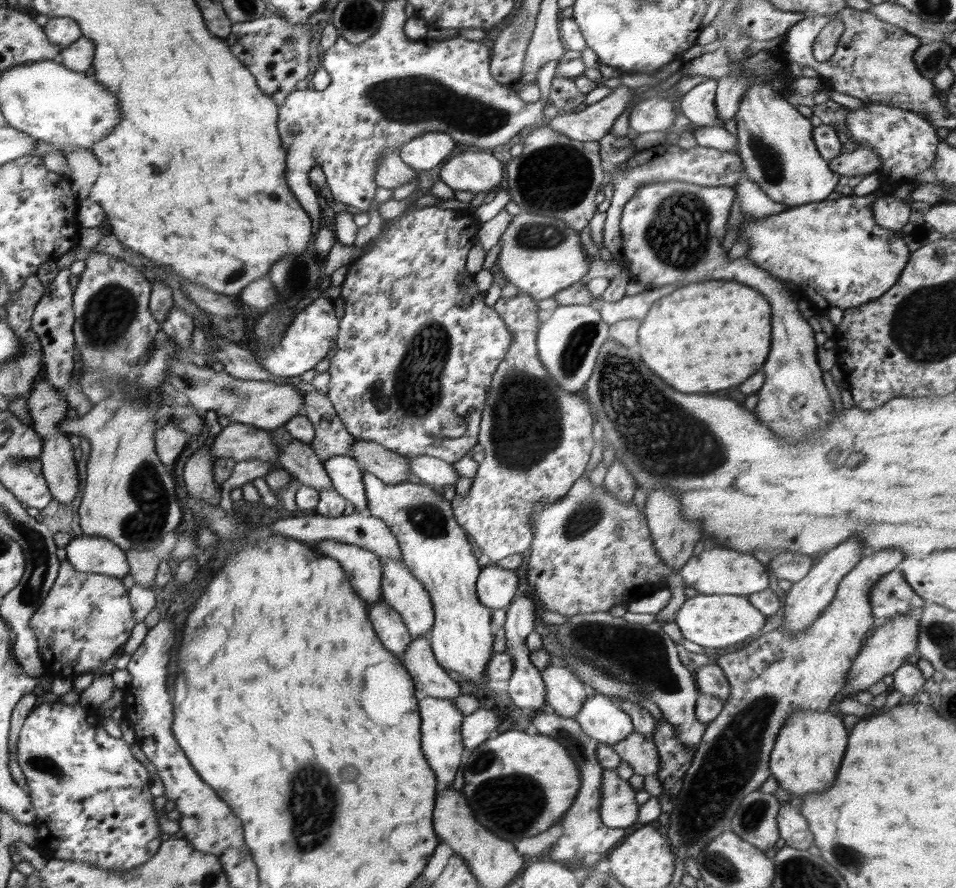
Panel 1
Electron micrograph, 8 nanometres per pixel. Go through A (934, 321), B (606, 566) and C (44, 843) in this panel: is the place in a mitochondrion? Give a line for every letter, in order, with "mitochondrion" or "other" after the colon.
A: mitochondrion
B: other
C: other

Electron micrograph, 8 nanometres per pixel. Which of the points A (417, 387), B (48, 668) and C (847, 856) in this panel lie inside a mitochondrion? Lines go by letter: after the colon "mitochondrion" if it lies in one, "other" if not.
A: mitochondrion
B: other
C: mitochondrion

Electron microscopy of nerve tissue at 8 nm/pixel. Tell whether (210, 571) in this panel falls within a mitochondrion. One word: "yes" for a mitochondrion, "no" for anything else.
no

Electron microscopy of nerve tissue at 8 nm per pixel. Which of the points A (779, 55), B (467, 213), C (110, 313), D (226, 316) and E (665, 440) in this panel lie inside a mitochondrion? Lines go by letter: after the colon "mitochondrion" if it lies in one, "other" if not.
A: other
B: other
C: mitochondrion
D: other
E: mitochondrion

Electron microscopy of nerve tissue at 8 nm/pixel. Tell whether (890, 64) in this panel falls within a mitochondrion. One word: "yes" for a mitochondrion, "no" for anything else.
no

